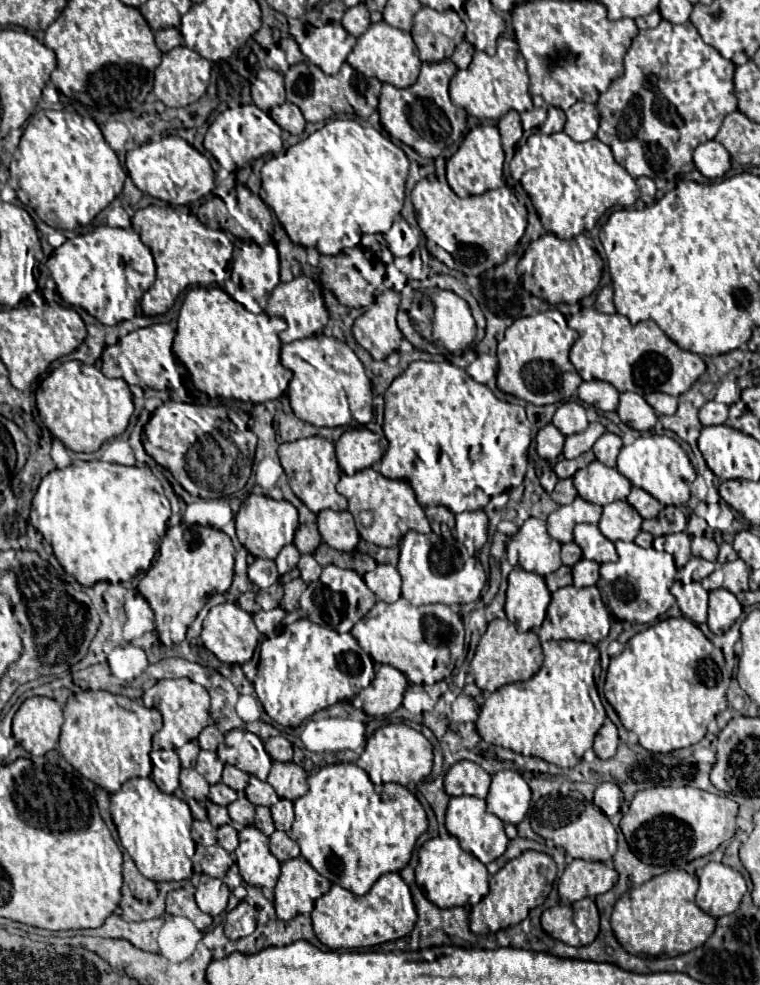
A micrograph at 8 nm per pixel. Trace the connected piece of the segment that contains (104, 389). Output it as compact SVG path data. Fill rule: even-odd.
M70 360L54 368L36 390L36 406L44 426L74 452L96 452L106 440L120 436L134 412L132 392L124 380L106 378L94 366Z

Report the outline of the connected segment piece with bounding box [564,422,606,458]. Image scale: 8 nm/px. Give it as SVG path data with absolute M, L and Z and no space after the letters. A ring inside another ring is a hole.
M592 422L592 424L588 424L586 430L572 434L572 436L566 436L564 458L578 458L580 454L588 452L604 432L606 432L606 428L600 422Z

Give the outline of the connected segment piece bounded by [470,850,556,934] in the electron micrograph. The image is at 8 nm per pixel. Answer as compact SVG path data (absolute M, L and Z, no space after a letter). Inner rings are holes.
M532 850L520 854L490 878L490 892L472 908L470 930L474 934L494 934L502 928L520 924L532 908L540 906L546 900L554 880L556 880L556 864L548 854Z

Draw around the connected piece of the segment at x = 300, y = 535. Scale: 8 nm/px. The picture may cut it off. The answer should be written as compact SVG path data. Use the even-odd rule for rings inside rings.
M308 522L308 524L298 526L294 546L298 548L300 554L314 554L314 550L320 546L320 542L322 542L322 536L320 536L316 524Z

